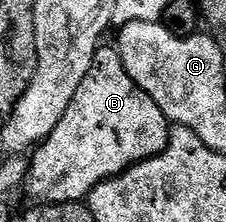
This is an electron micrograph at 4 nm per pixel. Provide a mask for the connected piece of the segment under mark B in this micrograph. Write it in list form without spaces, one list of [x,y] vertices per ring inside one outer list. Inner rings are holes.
[[[101,46],[94,54],[92,68],[86,74],[86,78],[82,78],[82,86],[78,86],[78,94],[74,94],[74,102],[70,102],[66,114],[62,114],[62,122],[58,122],[58,126],[54,126],[54,130],[45,138],[44,143],[39,145],[39,147],[31,153],[31,164],[29,166],[26,192],[29,192],[34,199],[40,200],[39,202],[43,202],[44,204],[84,200],[102,182],[106,182],[115,176],[121,176],[121,174],[123,174],[127,168],[132,167],[133,164],[141,164],[143,160],[148,160],[150,157],[159,154],[168,144],[169,131],[170,121],[162,114],[162,110],[154,102],[154,98],[150,98],[150,94],[143,92],[143,90],[132,81],[130,74],[126,74],[126,66],[122,66],[122,58],[120,57],[119,51],[117,51],[115,47],[108,48],[108,46]]]

